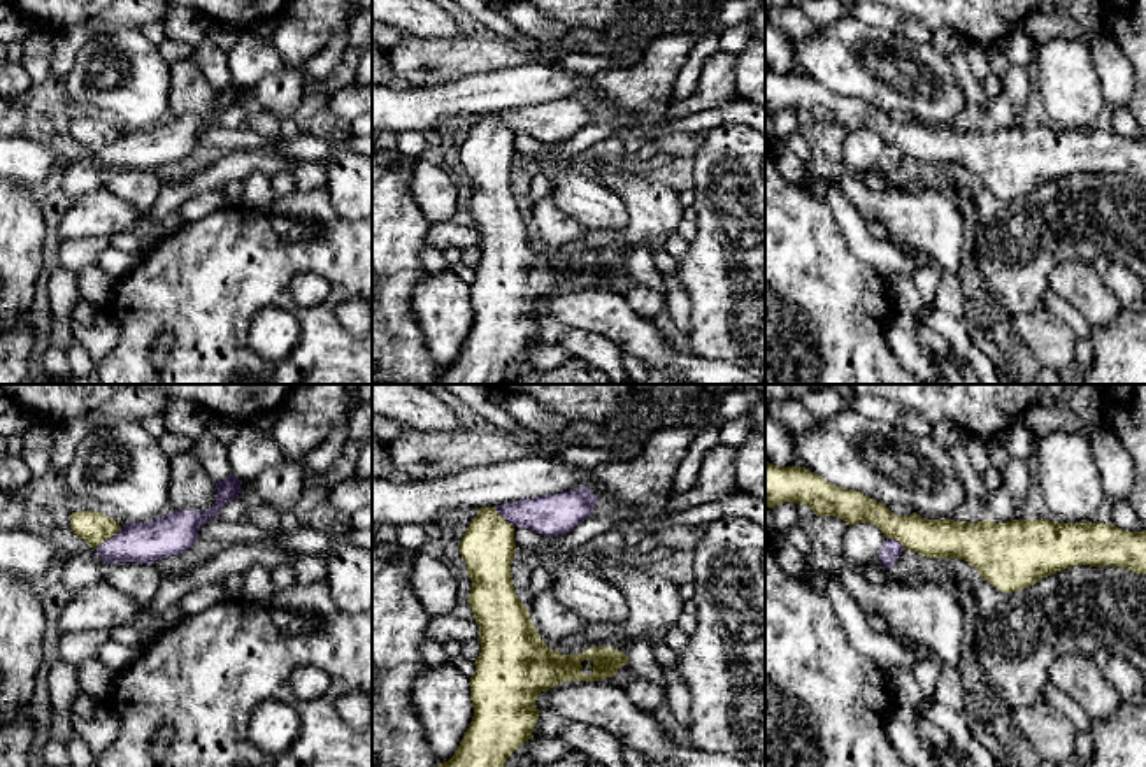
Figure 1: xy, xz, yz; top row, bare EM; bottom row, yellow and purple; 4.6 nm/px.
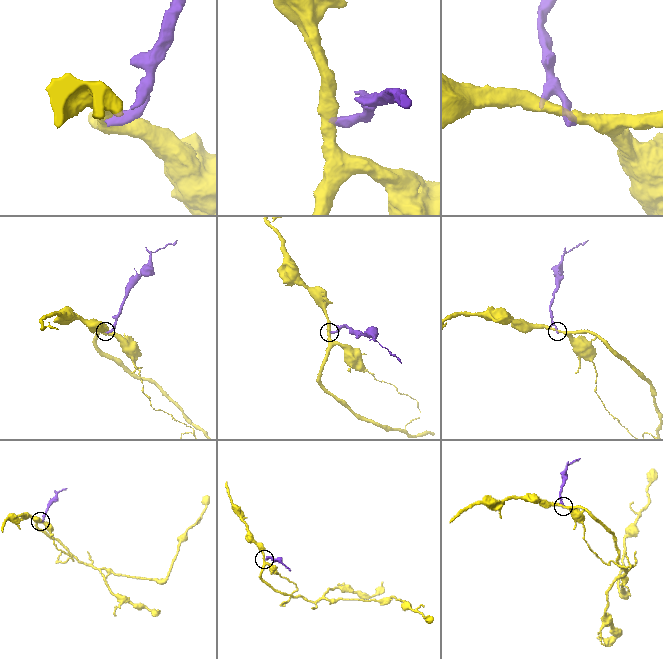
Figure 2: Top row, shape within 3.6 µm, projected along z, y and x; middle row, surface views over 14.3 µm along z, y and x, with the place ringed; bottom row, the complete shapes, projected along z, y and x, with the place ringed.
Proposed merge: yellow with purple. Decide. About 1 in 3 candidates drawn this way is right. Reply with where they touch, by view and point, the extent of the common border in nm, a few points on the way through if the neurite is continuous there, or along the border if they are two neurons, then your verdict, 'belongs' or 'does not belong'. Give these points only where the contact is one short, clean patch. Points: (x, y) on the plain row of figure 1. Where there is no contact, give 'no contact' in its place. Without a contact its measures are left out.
xy (107, 144) | 160 nm | along xy (121, 136), (95, 155) | does not belong

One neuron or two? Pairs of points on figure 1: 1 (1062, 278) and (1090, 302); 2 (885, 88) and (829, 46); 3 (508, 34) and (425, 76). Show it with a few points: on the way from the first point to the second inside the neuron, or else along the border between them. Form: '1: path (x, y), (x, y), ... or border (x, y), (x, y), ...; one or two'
1: path (1069, 281), (1083, 295); one
2: path (871, 76), (853, 58), (843, 57); one
3: border (504, 41), (509, 44); two

